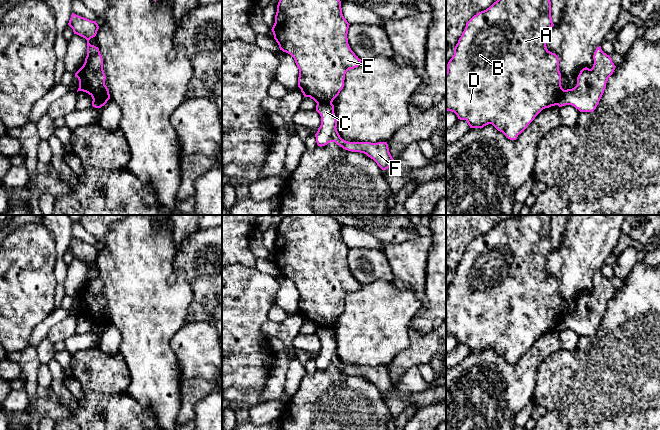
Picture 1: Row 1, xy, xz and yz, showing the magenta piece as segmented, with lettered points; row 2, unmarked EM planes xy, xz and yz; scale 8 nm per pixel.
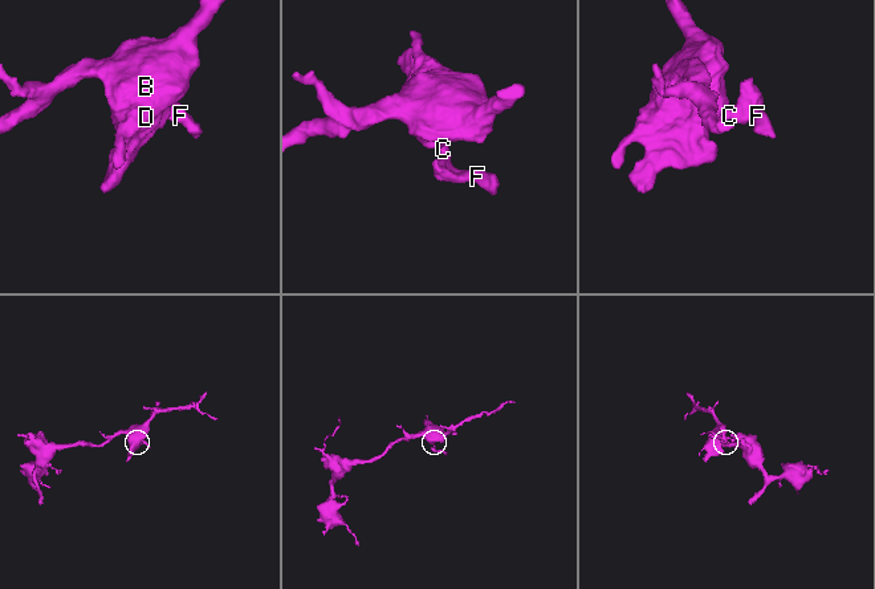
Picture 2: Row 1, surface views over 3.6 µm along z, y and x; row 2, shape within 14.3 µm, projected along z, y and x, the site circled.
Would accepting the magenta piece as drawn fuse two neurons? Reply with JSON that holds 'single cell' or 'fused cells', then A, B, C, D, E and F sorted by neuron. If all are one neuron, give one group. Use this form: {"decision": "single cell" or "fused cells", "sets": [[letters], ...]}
{"decision": "fused cells", "sets": [["A", "B", "D", "E"], ["C", "F"]]}

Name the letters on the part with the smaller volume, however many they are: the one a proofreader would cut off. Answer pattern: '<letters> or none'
C, F

